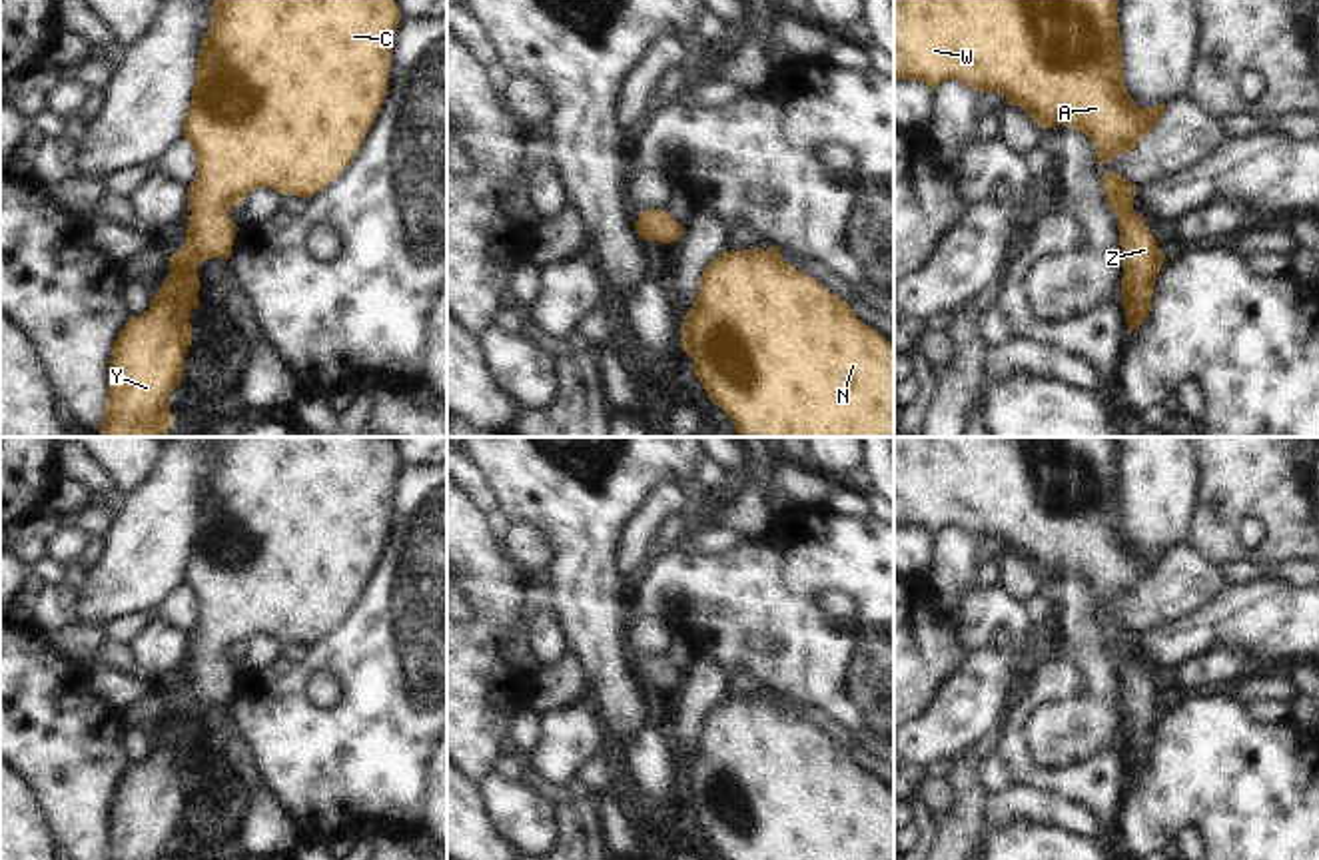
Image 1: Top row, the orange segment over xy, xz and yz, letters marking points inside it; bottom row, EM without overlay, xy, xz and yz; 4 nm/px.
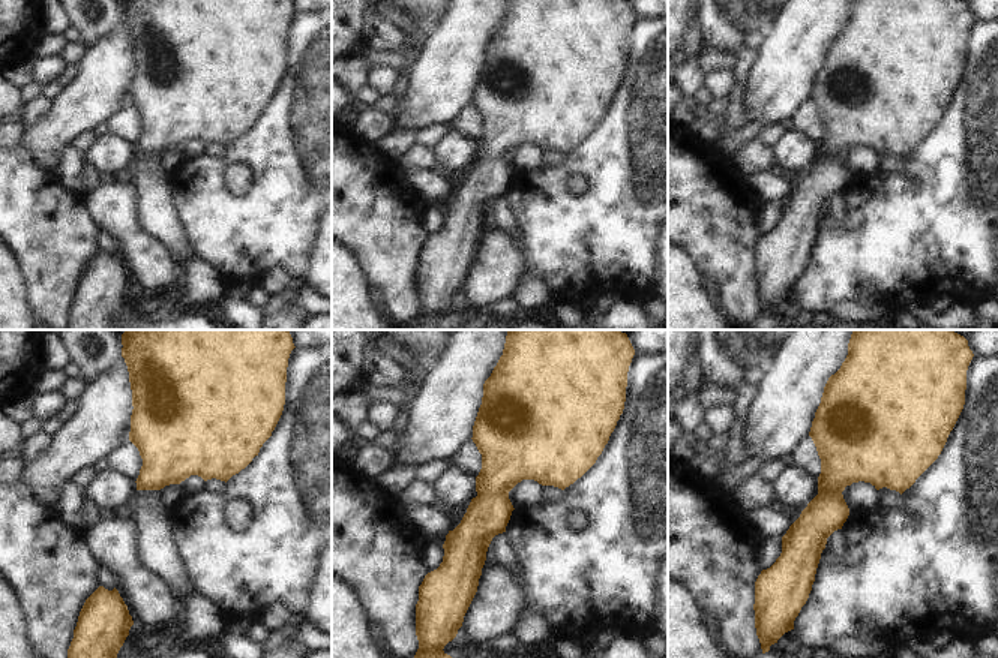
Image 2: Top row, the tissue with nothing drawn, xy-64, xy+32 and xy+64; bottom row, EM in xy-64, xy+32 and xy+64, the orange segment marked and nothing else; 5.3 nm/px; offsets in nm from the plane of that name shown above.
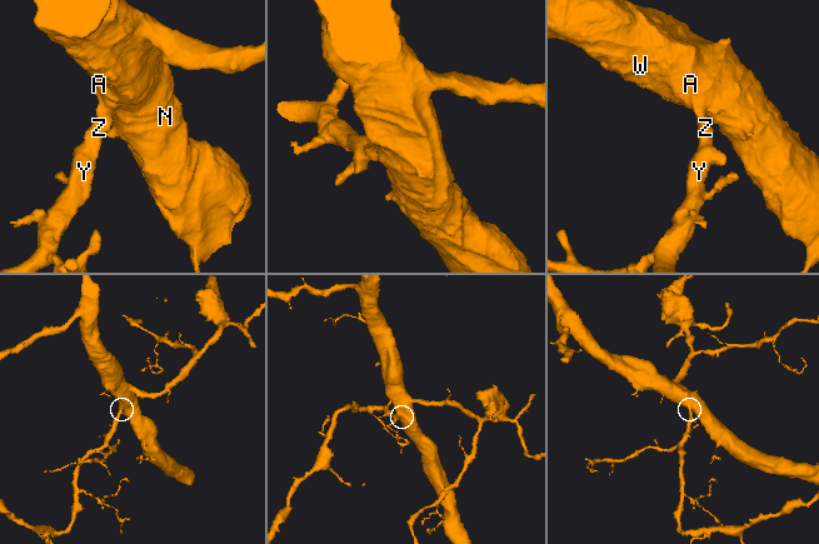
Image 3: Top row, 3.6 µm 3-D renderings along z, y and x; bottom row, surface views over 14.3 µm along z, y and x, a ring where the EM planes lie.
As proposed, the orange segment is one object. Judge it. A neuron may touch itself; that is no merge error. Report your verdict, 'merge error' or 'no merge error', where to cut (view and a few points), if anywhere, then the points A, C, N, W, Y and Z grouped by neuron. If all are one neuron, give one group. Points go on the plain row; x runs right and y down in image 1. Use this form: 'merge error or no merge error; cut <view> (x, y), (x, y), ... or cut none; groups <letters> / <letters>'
no merge error; cut none; groups A C N W Y Z

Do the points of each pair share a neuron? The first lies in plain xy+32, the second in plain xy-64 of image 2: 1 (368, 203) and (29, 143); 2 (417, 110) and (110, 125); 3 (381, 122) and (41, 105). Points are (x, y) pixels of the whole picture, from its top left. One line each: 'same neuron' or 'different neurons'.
1: different neurons
2: different neurons
3: same neuron

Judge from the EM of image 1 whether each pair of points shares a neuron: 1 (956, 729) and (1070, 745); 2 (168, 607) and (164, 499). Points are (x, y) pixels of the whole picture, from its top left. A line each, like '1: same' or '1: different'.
1: different
2: different

